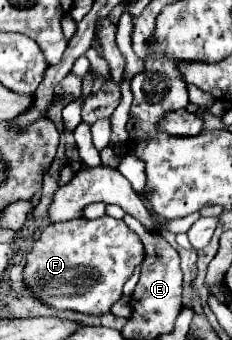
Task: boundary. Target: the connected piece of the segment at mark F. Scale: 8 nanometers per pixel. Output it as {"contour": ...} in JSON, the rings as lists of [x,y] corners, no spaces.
{"contour":[[[108,215],[92,221],[78,217],[68,223],[52,223],[42,231],[28,253],[24,279],[36,297],[56,309],[102,315],[122,297],[122,285],[132,277],[142,259],[144,245],[124,221]]]}

